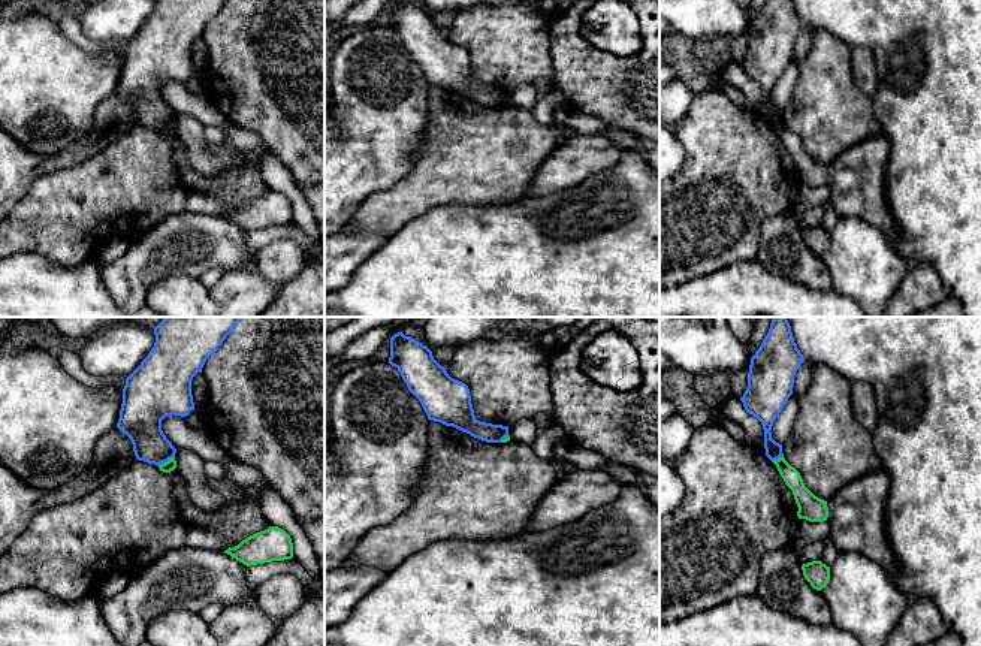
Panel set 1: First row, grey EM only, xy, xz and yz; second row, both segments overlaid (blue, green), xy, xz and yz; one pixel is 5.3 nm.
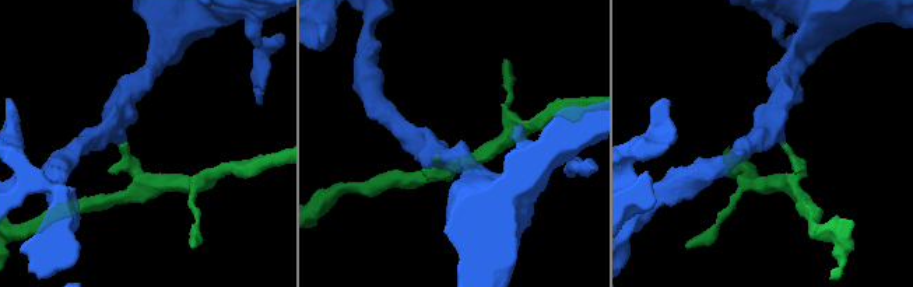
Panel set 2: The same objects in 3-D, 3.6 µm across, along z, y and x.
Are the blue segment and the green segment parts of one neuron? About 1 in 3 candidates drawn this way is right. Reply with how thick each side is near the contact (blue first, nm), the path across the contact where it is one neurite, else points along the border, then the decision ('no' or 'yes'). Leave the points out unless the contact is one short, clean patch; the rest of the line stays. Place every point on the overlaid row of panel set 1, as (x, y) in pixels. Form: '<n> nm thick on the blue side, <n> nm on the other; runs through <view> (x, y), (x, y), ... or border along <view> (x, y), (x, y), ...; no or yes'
220 nm thick on the blue side, 60 nm on the other; border along xy (174, 456), (159, 467); no

